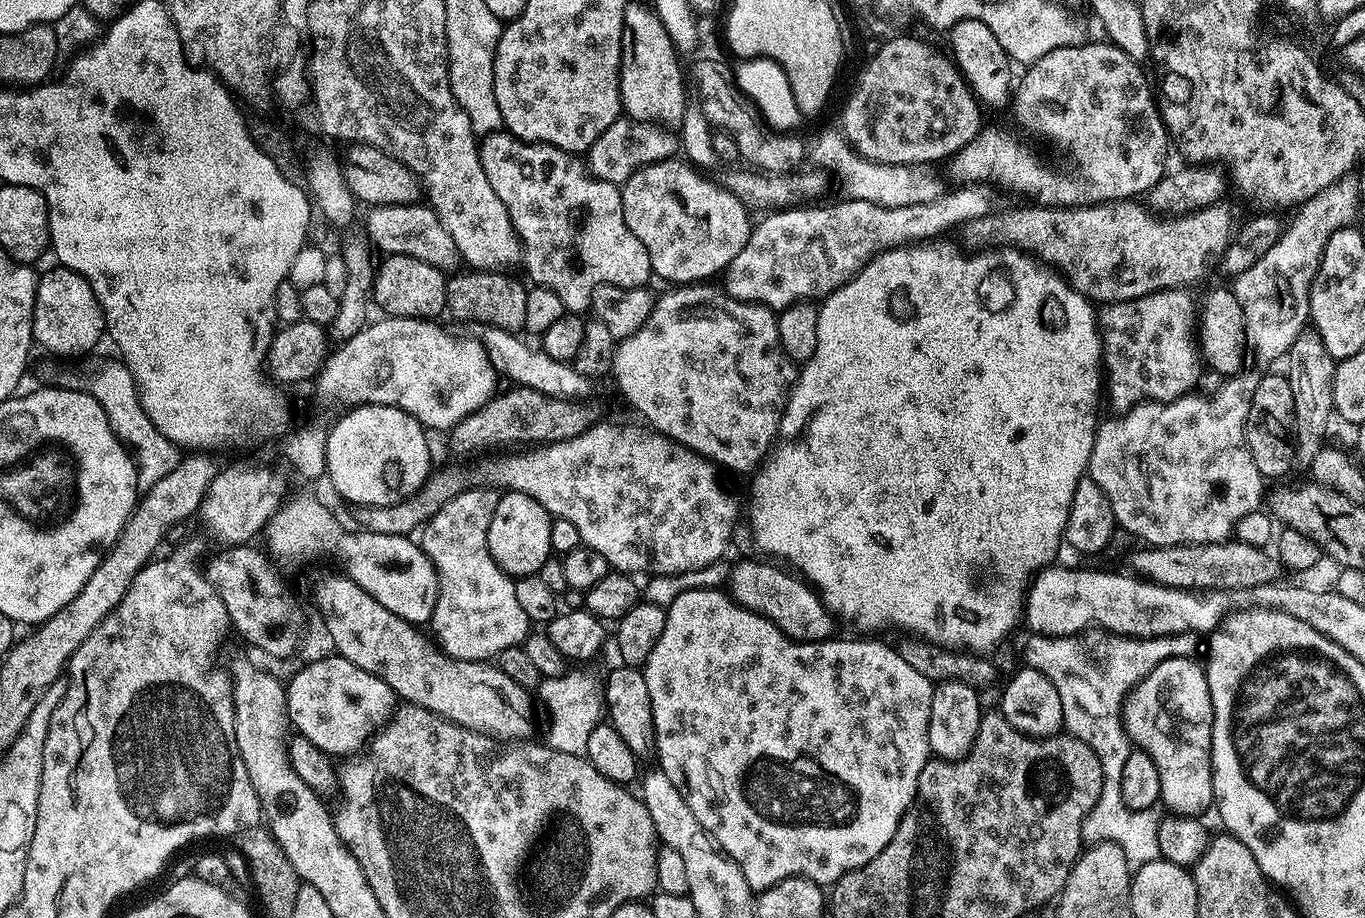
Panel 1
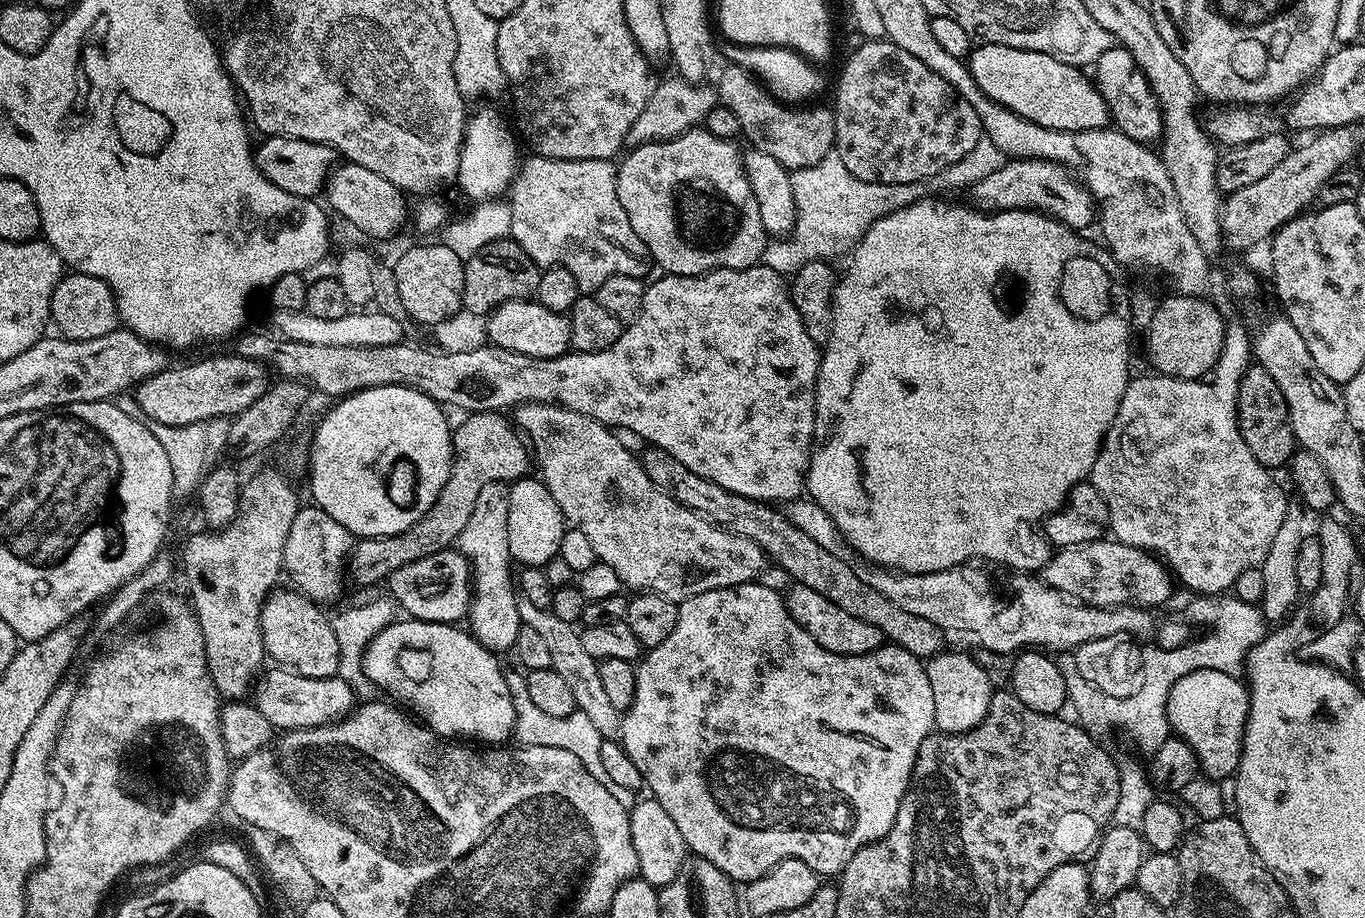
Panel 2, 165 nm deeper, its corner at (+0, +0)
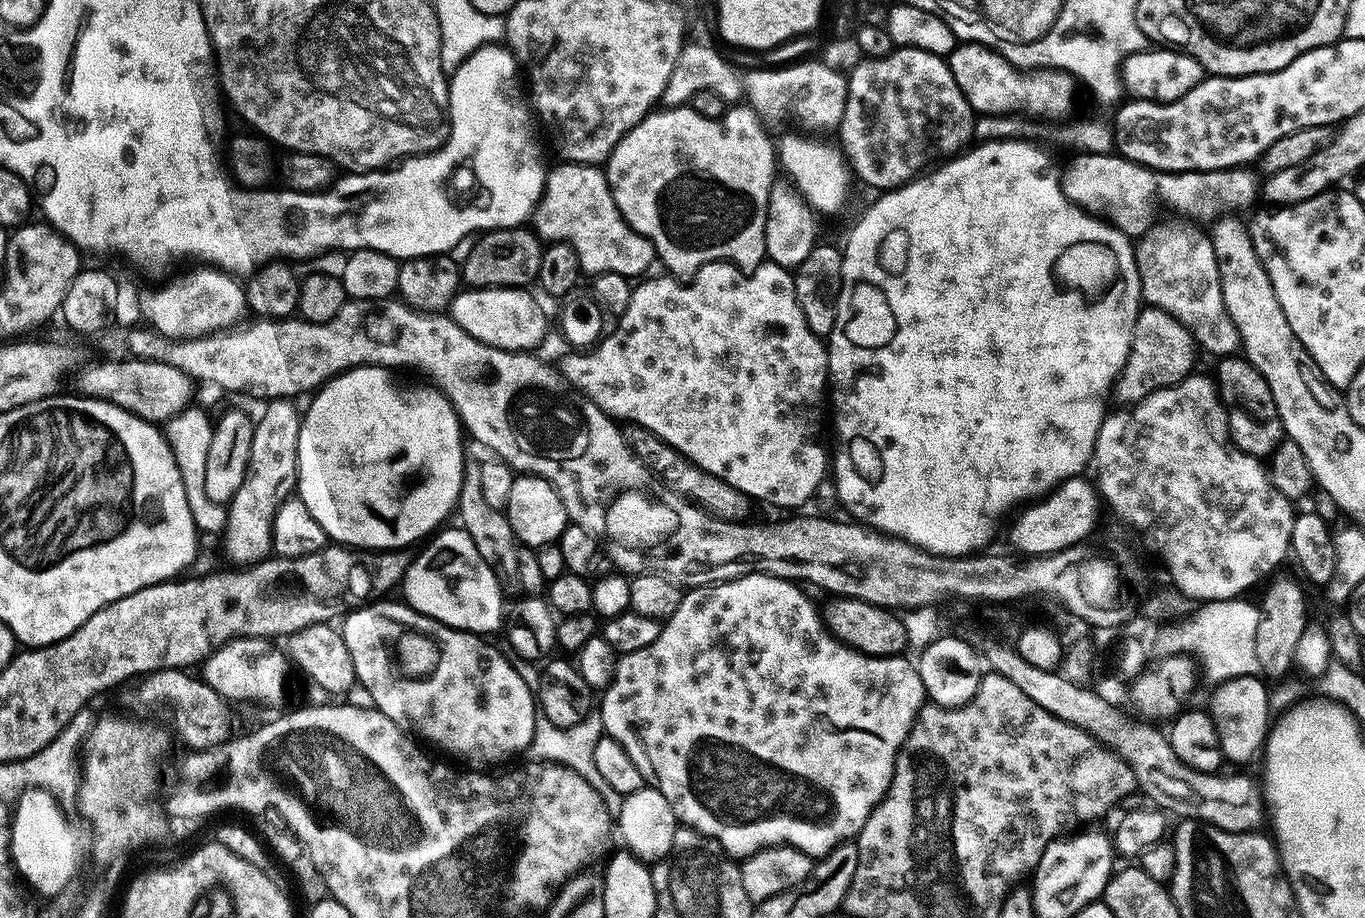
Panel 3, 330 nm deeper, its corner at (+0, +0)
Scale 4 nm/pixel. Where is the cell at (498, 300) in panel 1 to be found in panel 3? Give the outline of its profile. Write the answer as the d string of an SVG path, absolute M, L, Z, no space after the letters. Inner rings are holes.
M527 227L498 228L495 232L483 233L476 245L462 260L462 280L468 288L524 288L540 274L542 241L535 231Z

